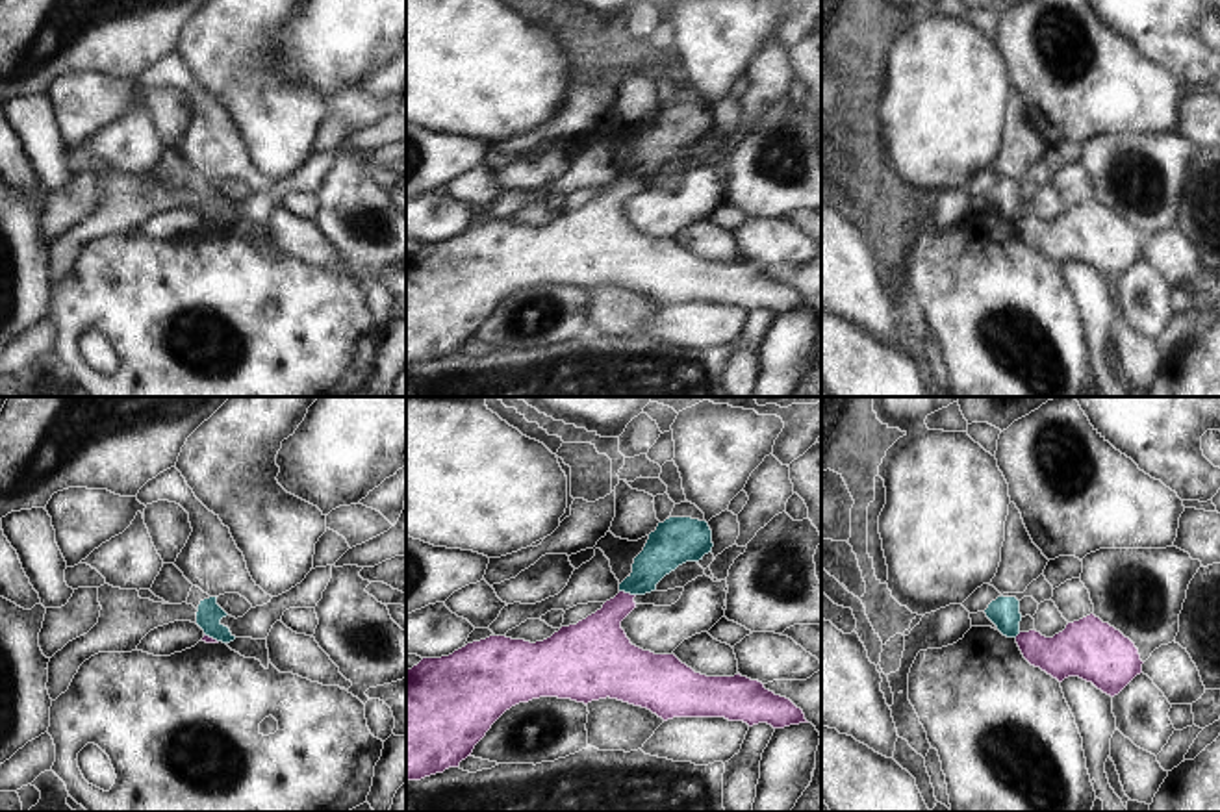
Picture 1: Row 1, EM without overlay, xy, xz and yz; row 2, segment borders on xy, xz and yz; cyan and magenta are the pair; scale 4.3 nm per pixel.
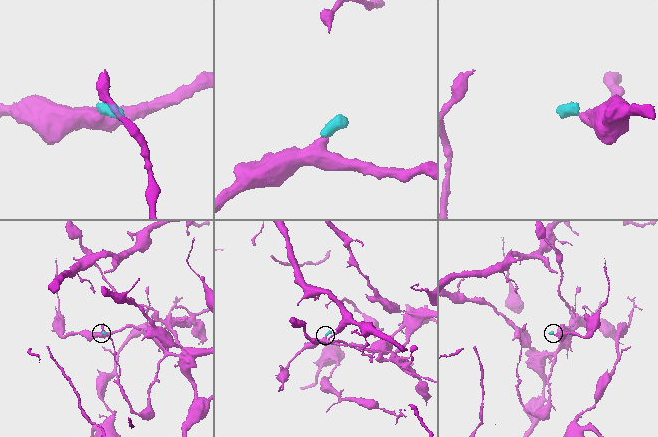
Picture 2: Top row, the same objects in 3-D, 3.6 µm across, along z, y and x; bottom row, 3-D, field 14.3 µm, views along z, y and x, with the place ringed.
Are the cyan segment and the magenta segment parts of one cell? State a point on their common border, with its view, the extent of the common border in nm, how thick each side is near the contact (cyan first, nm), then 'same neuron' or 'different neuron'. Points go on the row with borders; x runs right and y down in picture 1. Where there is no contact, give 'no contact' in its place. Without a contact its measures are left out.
xz (627, 592) | 80 nm | 180/240 nm | different neuron

